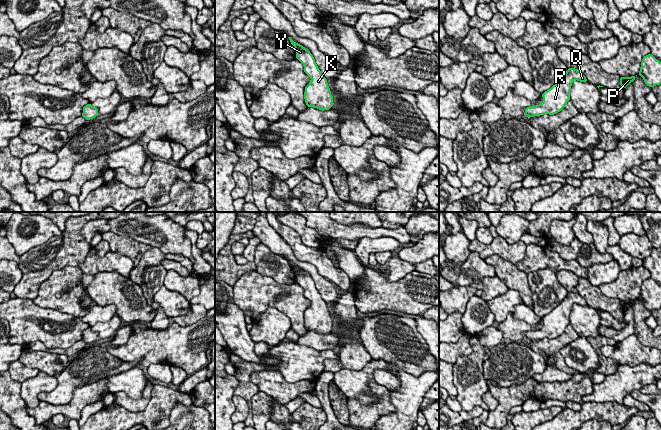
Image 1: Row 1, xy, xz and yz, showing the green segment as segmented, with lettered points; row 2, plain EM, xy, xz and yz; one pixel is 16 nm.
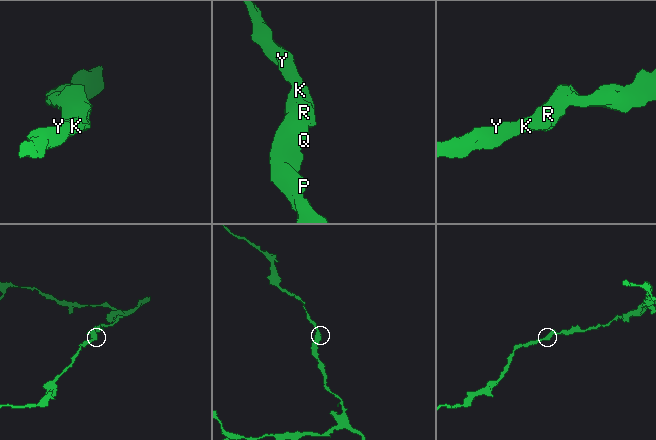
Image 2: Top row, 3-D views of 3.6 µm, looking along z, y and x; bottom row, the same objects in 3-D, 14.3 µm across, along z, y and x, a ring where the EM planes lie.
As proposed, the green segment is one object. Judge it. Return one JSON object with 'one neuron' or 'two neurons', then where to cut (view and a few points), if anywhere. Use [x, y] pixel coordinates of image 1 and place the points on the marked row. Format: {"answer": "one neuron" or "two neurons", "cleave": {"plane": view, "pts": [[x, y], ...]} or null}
{"answer": "one neuron", "cleave": null}

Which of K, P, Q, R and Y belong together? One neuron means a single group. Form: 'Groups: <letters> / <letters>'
Groups: K P Q R Y

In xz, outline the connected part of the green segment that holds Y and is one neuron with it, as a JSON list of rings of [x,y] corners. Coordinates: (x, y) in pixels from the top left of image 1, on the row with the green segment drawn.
[[[291,37],[288,38],[296,49],[296,59],[304,65],[305,74],[311,78],[304,92],[306,105],[322,111],[331,109],[333,106],[333,96],[328,87],[327,79],[322,75],[316,65],[313,55],[302,45],[295,43]]]

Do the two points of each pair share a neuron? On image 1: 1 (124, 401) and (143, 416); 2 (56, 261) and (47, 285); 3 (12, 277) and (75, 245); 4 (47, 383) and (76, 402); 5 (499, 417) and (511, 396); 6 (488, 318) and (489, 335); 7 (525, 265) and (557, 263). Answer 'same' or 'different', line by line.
1: different
2: different
3: different
4: different
5: same
6: different
7: same

